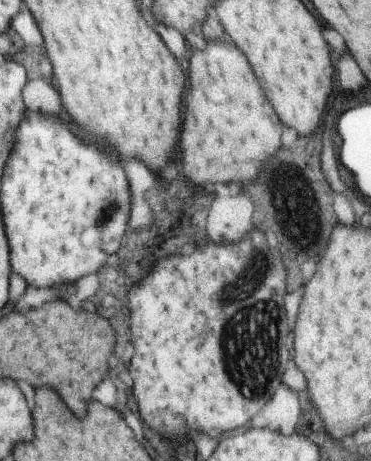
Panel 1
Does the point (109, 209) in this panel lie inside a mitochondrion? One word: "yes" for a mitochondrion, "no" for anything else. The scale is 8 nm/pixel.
yes

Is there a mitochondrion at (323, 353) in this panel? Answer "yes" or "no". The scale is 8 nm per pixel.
no

